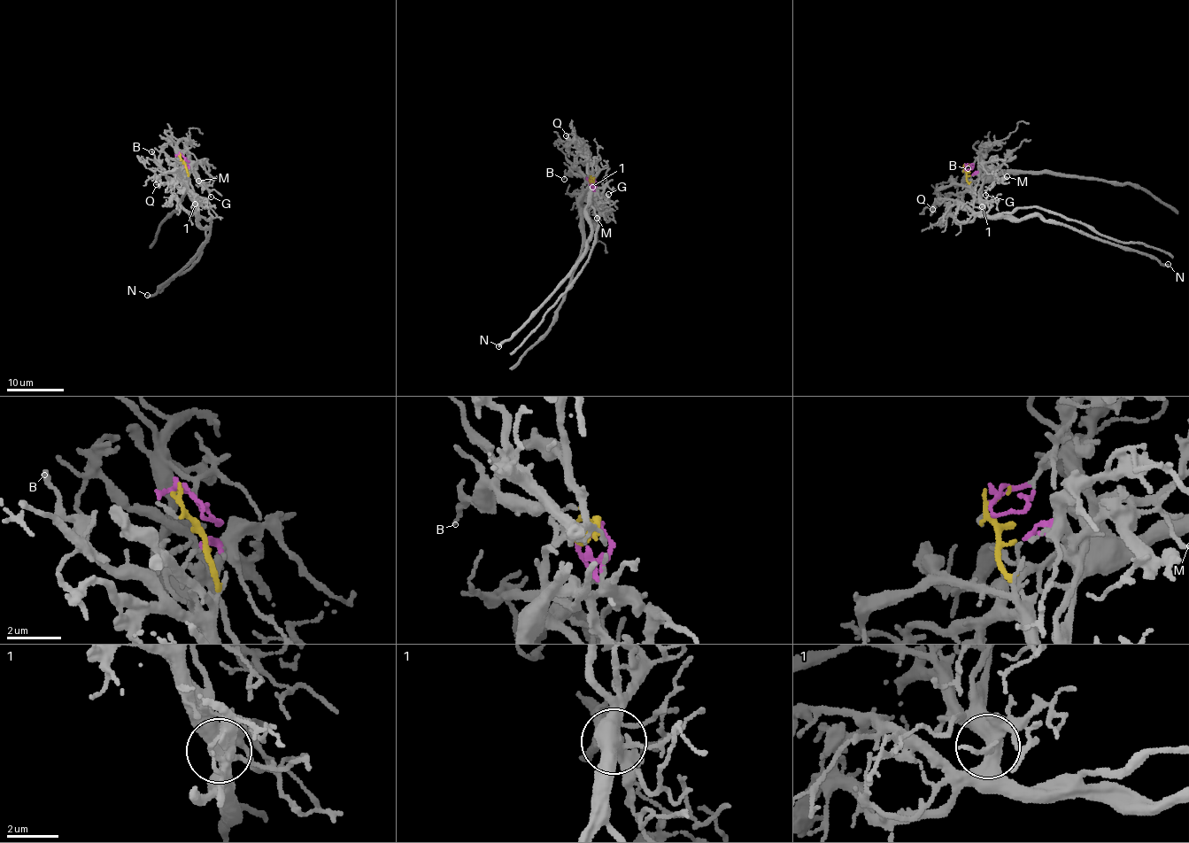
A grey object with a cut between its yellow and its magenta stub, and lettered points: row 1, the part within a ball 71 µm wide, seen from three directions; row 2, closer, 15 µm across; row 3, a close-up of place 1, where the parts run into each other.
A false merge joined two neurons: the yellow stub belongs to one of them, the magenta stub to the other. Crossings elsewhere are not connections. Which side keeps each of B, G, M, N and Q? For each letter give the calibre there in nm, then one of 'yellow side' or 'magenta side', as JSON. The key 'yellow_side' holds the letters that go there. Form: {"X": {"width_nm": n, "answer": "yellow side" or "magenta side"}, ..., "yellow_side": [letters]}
{"B": {"width_nm": 180, "answer": "yellow side"}, "G": {"width_nm": 100, "answer": "magenta side"}, "M": {"width_nm": 140, "answer": "magenta side"}, "N": {"width_nm": 280, "answer": "yellow side"}, "Q": {"width_nm": 110, "answer": "yellow side"}, "yellow_side": ["B", "N", "Q"]}

